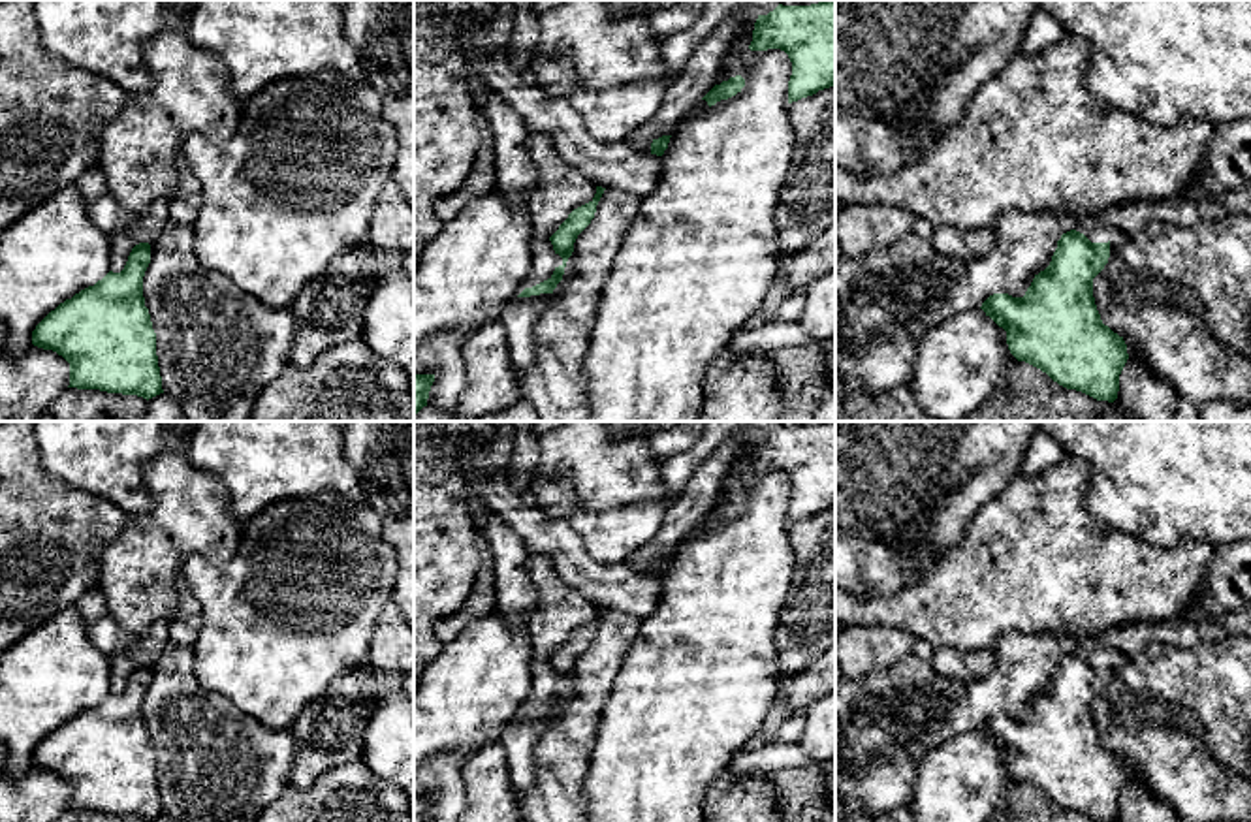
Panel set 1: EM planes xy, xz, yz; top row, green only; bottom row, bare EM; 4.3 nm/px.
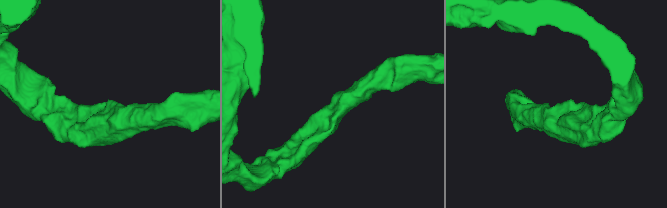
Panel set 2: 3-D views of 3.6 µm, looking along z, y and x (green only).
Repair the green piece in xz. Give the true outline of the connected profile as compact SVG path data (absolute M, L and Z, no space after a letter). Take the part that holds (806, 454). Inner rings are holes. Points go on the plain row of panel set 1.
M835 421L779 425L758 436L751 472L781 470L792 483L788 525L835 506Z

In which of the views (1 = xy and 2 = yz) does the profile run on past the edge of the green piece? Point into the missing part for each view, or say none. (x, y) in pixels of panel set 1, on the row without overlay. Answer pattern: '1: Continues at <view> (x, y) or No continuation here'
1: No continuation here
2: No continuation here

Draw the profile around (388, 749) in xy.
M404 692L378 698L365 728L361 760L395 782L414 811L414 698Z

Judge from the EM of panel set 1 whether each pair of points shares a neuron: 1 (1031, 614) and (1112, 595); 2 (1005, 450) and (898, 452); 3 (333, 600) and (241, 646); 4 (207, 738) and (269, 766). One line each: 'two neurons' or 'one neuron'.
1: one neuron
2: one neuron
3: one neuron
4: one neuron

